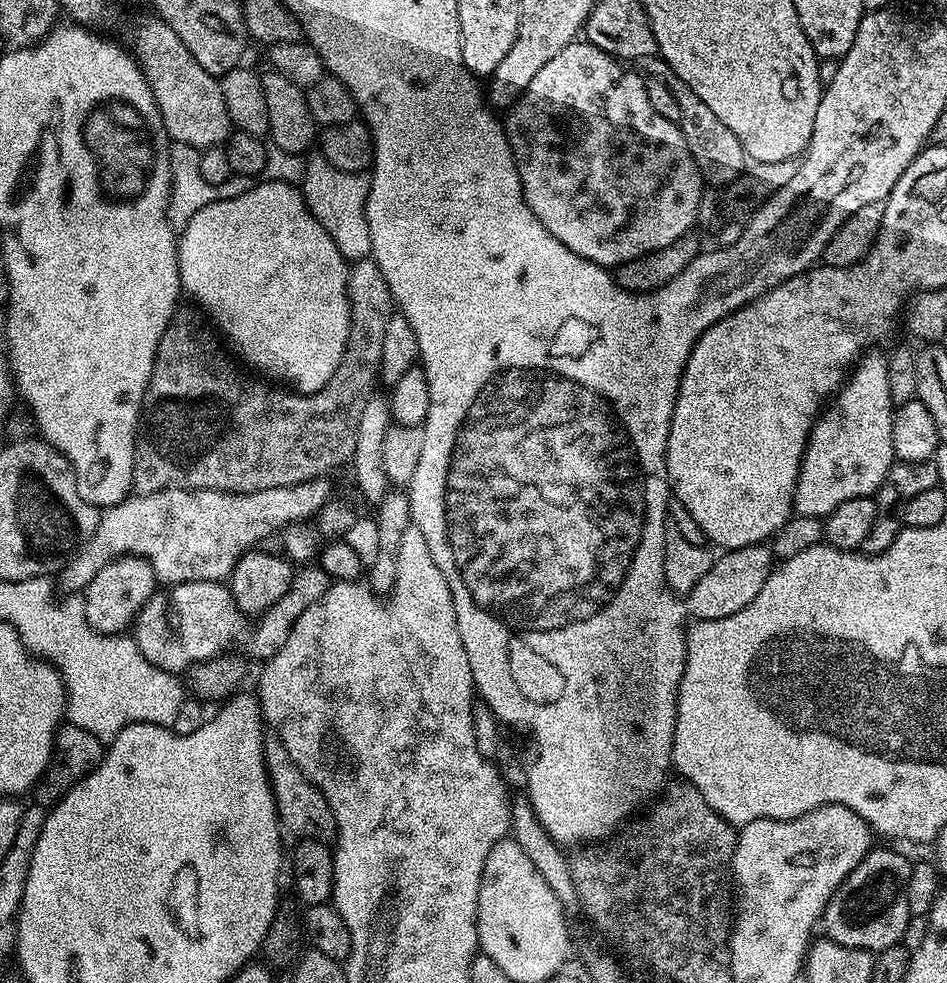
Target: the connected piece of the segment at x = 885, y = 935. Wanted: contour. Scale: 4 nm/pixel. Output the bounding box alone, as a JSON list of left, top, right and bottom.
[822,847,912,954]

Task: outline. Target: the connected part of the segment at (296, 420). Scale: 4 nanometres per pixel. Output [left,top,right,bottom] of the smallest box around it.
[132,258,394,496]

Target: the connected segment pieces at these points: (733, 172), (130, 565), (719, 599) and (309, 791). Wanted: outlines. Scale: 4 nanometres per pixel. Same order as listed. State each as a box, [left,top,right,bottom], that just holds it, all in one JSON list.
[[642,55,748,186],[82,556,158,636],[686,543,774,618],[264,734,336,841]]

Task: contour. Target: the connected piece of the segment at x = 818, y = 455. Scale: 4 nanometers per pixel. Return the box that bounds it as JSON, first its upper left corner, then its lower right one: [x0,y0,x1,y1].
[792,354,896,518]

